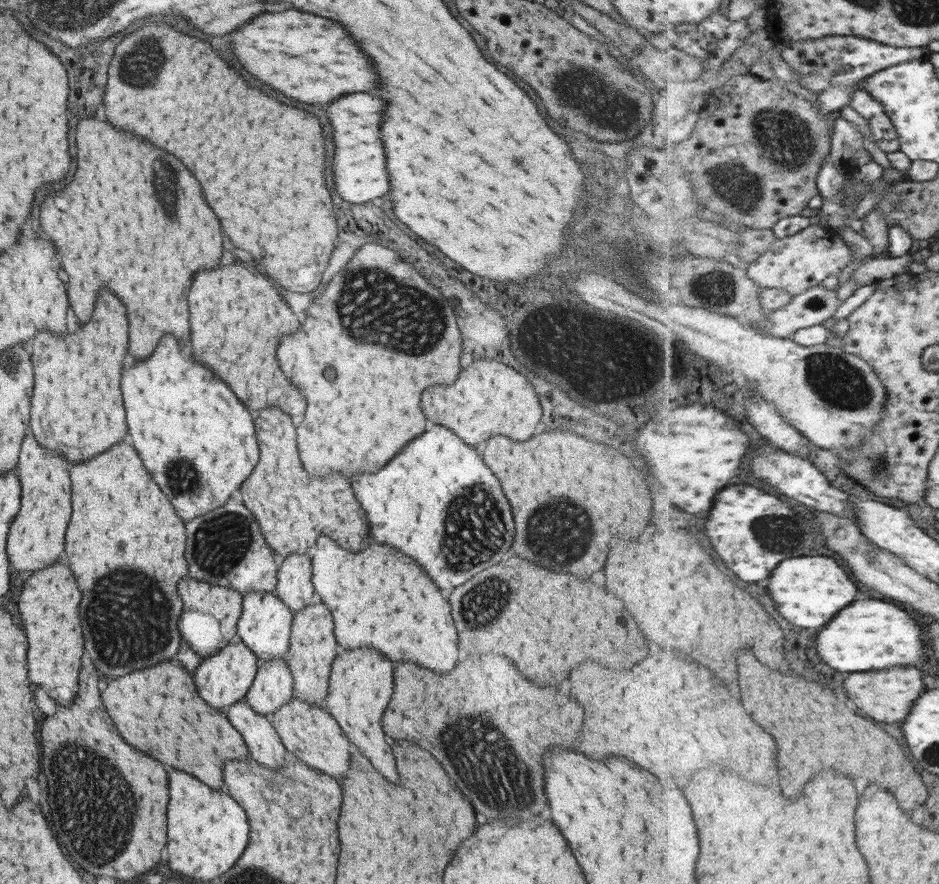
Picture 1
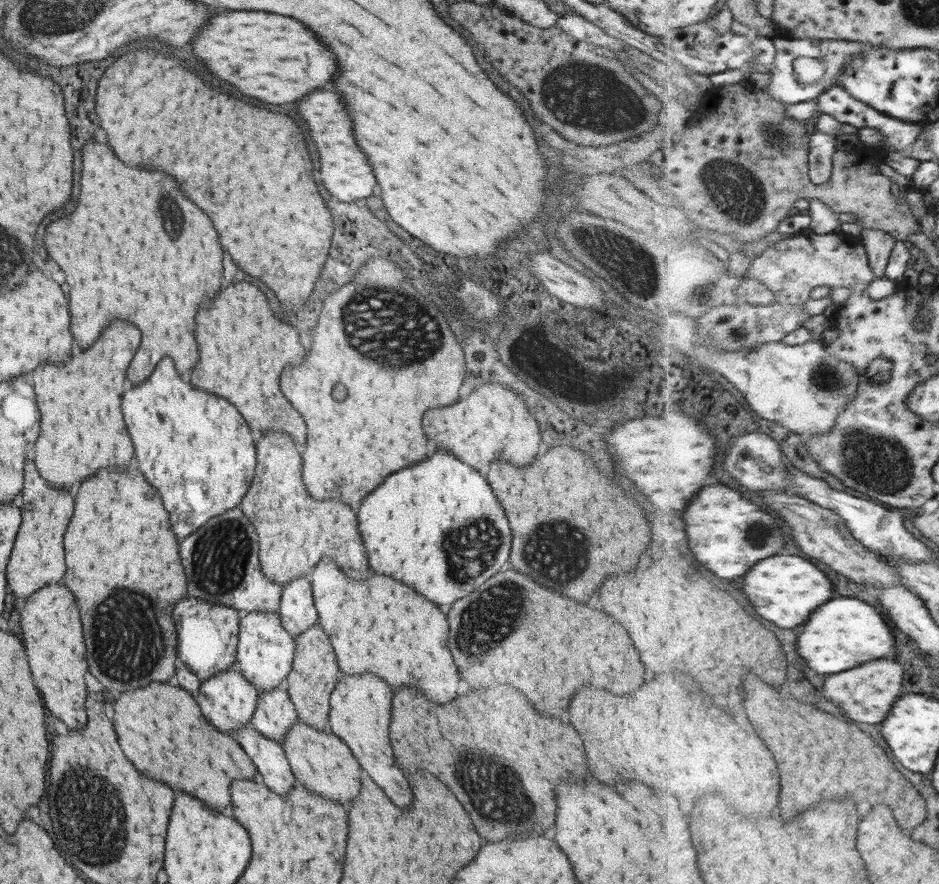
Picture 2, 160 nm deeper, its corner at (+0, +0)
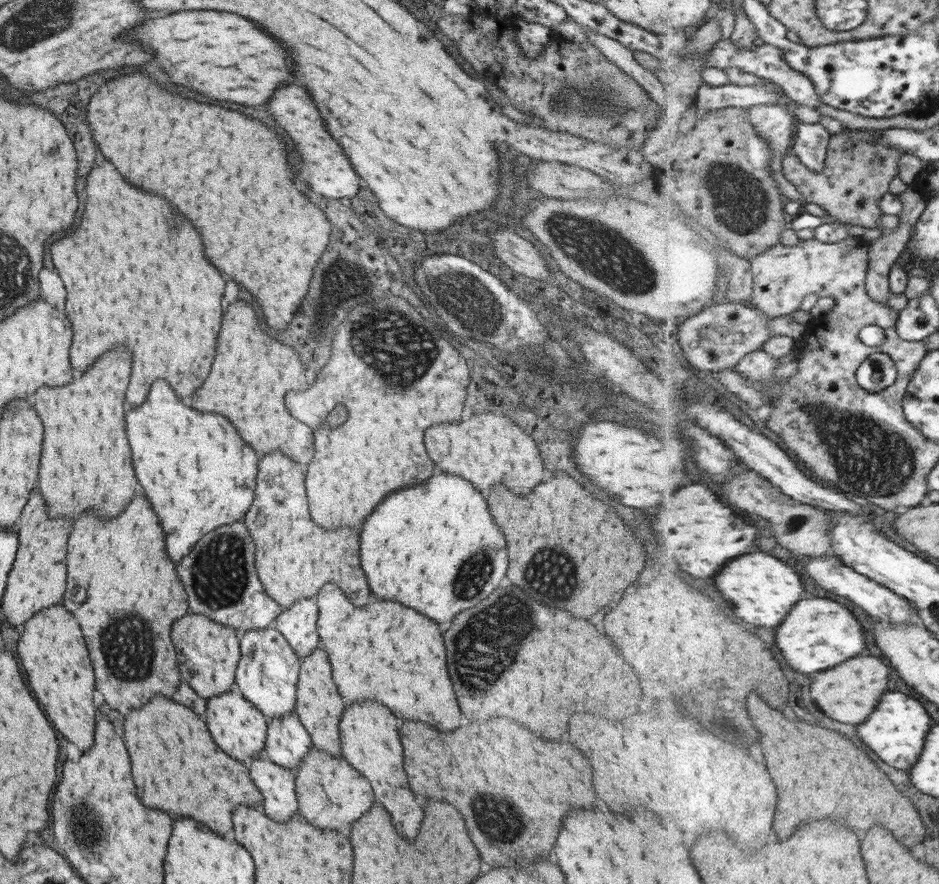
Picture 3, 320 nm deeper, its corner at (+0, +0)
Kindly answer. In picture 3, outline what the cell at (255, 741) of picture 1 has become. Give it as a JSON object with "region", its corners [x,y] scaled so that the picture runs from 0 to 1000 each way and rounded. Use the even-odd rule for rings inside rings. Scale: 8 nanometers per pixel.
{"region":[[[277,851],[265,864],[264,877],[280,903],[280,919],[293,930],[306,930],[316,916],[313,873],[295,867]]]}

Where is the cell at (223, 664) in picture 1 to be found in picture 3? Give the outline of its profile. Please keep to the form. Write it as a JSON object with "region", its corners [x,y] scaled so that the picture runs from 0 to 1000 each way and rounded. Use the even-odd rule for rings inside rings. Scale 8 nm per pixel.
{"region":[[[250,778],[222,790],[217,810],[220,828],[225,830],[227,839],[248,860],[263,865],[281,848],[284,812],[263,794]]]}

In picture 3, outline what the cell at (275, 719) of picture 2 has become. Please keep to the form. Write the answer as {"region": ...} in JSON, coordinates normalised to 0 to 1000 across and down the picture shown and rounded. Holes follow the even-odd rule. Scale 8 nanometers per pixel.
{"region":[[[312,803],[298,812],[284,813],[283,817],[281,857],[314,873],[322,857],[330,848],[329,844],[332,844],[330,833],[318,818]]]}

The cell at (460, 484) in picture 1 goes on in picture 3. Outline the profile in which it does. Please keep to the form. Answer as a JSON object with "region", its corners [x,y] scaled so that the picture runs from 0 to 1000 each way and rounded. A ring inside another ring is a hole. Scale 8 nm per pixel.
{"region":[[[480,536],[459,538],[448,550],[423,554],[412,561],[387,590],[382,615],[384,643],[395,672],[401,679],[419,679],[440,688],[468,706],[480,704],[485,695],[510,683],[529,665],[540,643],[538,613],[519,579],[517,566],[502,548]]]}

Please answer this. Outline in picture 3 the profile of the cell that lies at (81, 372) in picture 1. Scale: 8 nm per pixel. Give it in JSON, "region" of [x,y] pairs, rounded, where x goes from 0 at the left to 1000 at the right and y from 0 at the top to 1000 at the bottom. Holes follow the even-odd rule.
{"region":[[[133,394],[116,396],[95,419],[67,439],[42,439],[35,462],[46,477],[42,518],[42,557],[52,586],[97,575],[108,588],[125,584],[144,559],[144,538],[131,480],[131,446],[137,430],[140,400]]]}

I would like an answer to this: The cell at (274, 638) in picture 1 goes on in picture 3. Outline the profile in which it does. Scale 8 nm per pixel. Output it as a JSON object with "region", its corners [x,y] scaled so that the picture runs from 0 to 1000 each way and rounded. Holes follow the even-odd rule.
{"region":[[[291,709],[266,710],[253,724],[255,744],[250,755],[249,778],[284,813],[311,805],[319,745],[301,718]]]}

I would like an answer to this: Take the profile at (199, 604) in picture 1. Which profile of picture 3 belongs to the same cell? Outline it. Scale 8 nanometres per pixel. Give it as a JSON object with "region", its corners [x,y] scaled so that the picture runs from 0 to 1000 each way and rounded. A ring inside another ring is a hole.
{"region":[[[199,692],[182,708],[182,724],[188,729],[186,740],[191,744],[192,769],[200,774],[218,793],[234,783],[249,778],[250,755],[253,750],[255,717],[251,713],[223,701],[215,695]]]}

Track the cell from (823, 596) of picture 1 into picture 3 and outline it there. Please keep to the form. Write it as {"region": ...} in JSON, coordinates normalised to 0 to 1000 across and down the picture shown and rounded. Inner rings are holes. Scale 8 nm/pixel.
{"region":[[[815,624],[792,627],[783,631],[783,636],[775,636],[774,643],[768,645],[760,656],[772,679],[782,683],[782,696],[806,708],[827,710],[839,698],[847,683],[859,676],[853,652],[847,647],[847,643]]]}

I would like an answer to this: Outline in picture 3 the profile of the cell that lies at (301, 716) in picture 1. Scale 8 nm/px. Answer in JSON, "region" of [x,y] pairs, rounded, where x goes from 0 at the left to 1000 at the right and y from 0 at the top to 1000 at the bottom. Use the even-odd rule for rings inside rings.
{"region":[[[333,844],[329,846],[313,873],[313,895],[318,910],[316,919],[327,932],[372,943],[372,928],[376,932],[380,925],[393,919],[397,910],[395,891],[391,889],[391,882],[364,855],[359,857],[343,848],[333,847]]]}

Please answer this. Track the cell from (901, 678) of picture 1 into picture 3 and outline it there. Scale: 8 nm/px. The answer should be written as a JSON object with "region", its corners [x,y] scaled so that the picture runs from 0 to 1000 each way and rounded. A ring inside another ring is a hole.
{"region":[[[932,742],[906,744],[898,749],[896,753],[889,753],[885,758],[879,758],[876,762],[870,762],[866,767],[864,787],[883,812],[900,817],[900,819],[917,819],[932,803],[940,783],[945,783],[947,762],[949,762],[947,753],[947,750],[945,752]]]}

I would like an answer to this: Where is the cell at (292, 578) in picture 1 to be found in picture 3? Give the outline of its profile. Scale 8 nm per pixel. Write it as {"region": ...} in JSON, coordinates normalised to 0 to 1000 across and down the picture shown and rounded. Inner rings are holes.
{"region":[[[319,676],[305,688],[291,702],[310,735],[321,747],[340,730],[337,714],[339,688],[332,676]]]}

